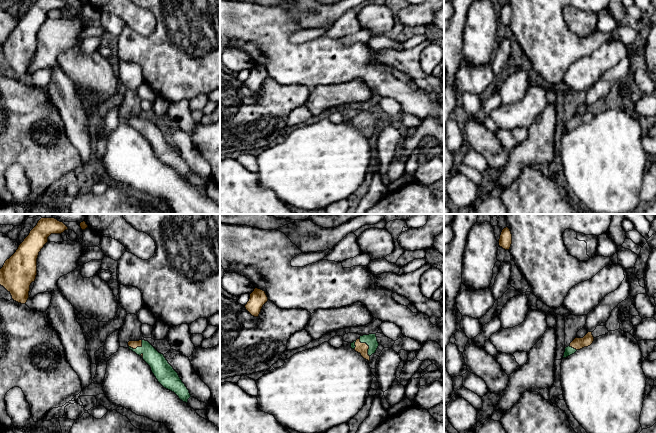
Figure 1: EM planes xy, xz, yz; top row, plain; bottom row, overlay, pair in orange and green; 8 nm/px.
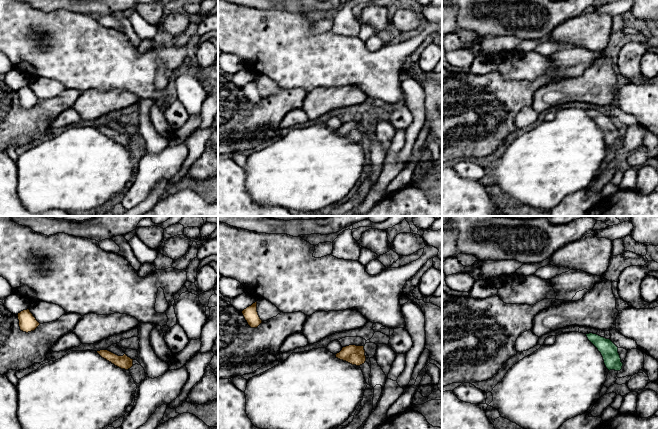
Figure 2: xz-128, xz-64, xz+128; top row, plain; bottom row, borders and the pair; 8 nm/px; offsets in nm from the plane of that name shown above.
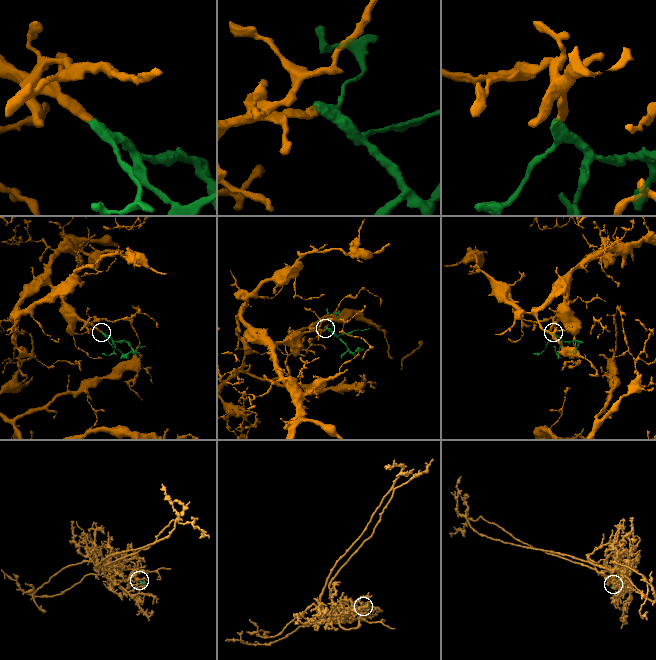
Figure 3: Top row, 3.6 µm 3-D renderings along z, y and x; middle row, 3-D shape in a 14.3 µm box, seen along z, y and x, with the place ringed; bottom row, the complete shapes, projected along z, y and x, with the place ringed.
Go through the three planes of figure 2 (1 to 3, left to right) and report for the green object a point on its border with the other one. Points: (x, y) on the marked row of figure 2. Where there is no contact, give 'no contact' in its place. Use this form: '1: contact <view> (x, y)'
1: no contact
2: no contact
3: no contact

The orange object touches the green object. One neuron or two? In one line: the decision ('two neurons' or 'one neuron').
one neuron

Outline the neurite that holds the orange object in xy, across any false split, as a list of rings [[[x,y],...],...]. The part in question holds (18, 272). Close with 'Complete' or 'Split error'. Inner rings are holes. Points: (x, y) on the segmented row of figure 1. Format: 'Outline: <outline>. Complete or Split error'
Outline: [[[41,218],[16,252],[5,261],[0,269],[0,285],[18,303],[25,304],[29,298],[30,285],[37,275],[39,252],[51,234],[61,234],[68,227],[55,218]]]. Complete

